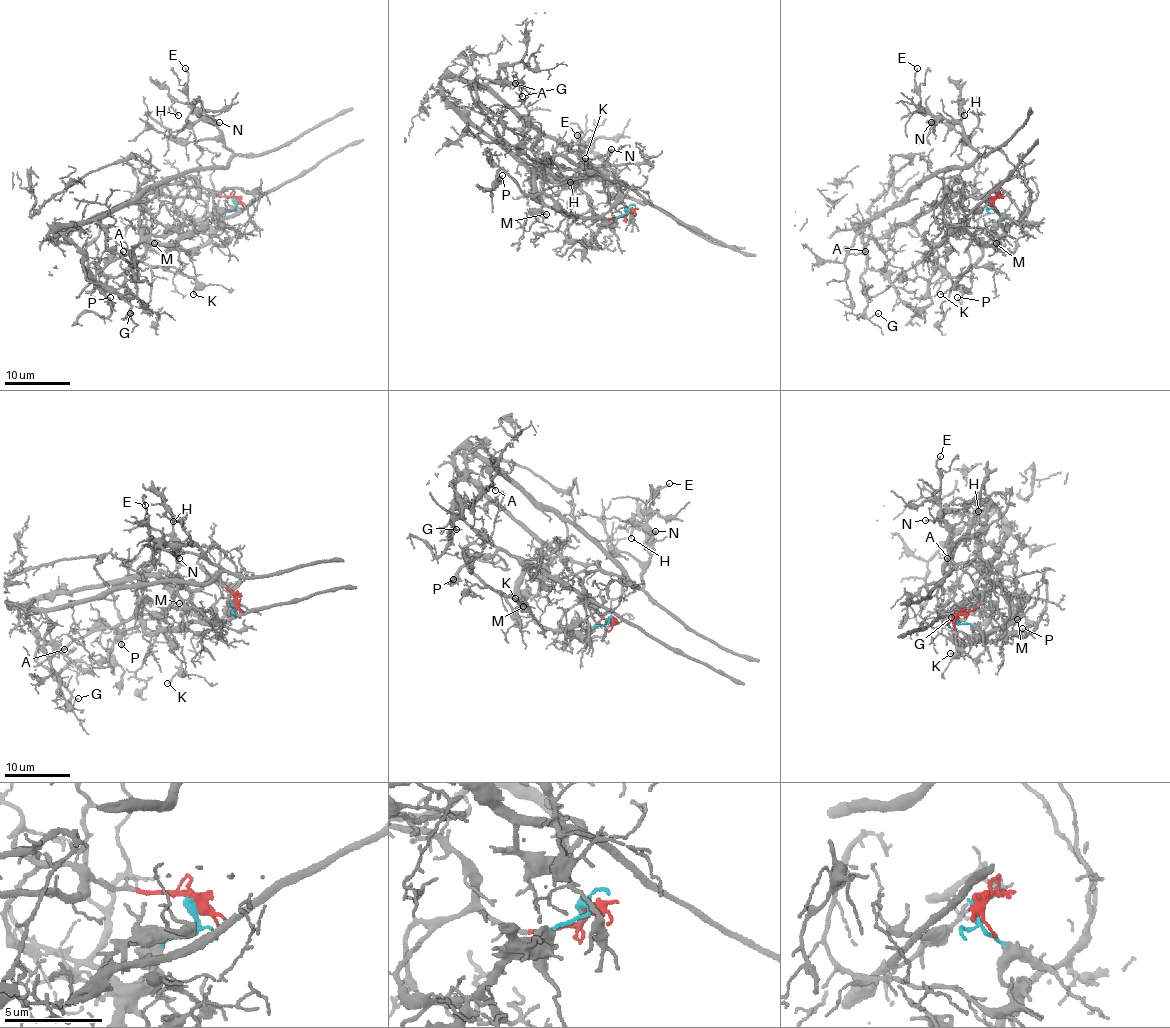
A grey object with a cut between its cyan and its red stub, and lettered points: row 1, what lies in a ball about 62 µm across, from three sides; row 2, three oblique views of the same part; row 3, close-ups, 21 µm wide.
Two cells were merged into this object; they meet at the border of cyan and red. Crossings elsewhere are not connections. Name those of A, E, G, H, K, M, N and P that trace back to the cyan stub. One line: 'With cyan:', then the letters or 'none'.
With cyan: K, M, P

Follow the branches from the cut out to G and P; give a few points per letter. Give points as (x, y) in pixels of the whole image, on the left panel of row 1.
G: (234, 201), (140, 193), (49, 235), (59, 230), (82, 254), (86, 277), (114, 289), (130, 313)
P: (234, 201), (236, 207), (199, 246), (150, 245), (106, 282), (109, 297)

